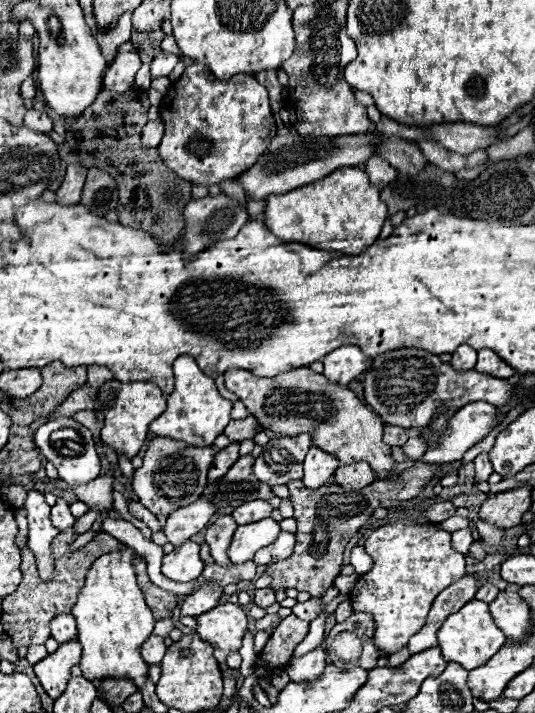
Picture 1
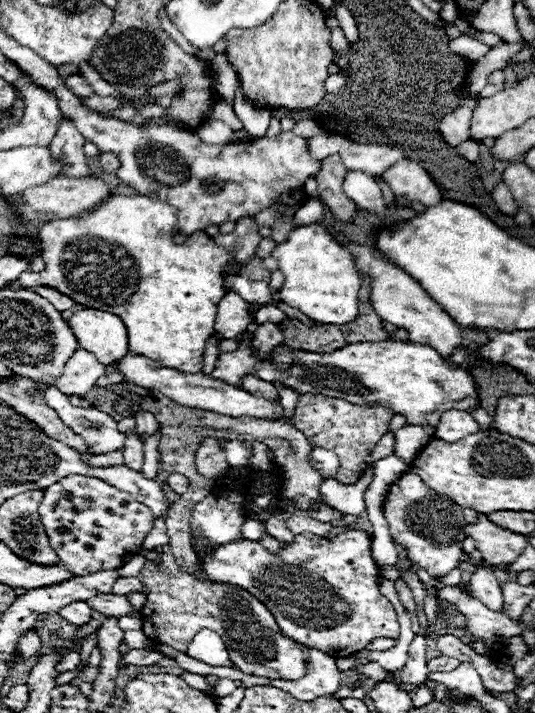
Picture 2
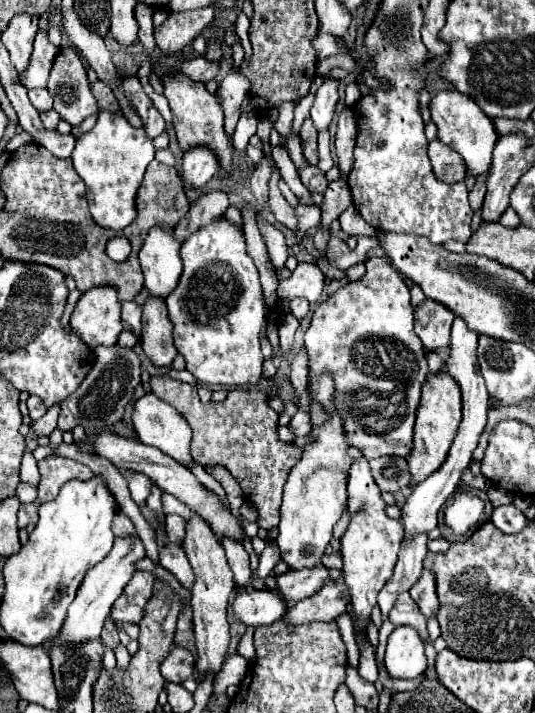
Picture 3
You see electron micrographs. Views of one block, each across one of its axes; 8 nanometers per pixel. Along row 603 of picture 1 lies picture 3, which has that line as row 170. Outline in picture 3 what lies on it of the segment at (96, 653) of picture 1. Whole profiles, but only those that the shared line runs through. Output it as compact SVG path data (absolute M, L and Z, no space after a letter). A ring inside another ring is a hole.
M100 110L94 128L76 140L72 162L86 184L90 214L96 224L112 230L122 230L136 218L134 196L142 184L146 166L154 160L154 146L144 128L134 128L120 112Z

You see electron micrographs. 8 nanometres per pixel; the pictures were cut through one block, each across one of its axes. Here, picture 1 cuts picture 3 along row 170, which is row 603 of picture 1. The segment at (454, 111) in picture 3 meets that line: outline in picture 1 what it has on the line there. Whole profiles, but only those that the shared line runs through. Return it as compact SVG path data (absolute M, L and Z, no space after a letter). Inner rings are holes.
M470 600L462 610L450 614L442 624L442 628L438 630L438 646L444 658L448 662L458 662L466 670L474 670L484 662L488 662L488 658L492 658L504 644L506 636L502 634L500 628L496 628L492 614L488 612L488 604L478 600Z

